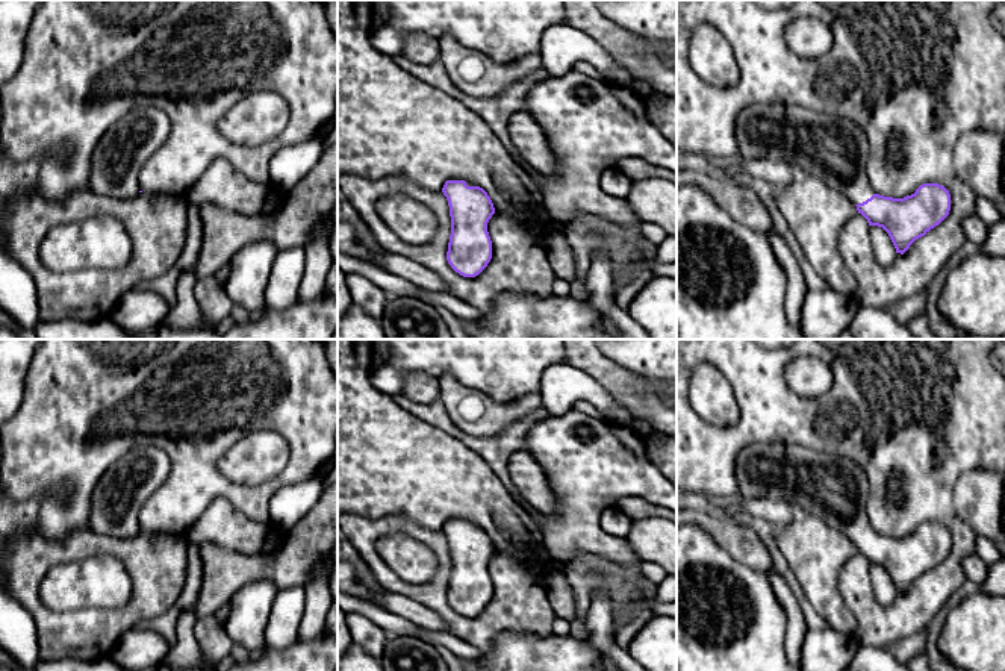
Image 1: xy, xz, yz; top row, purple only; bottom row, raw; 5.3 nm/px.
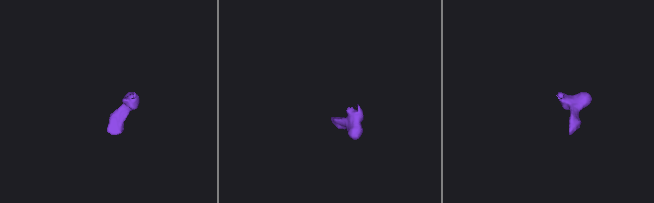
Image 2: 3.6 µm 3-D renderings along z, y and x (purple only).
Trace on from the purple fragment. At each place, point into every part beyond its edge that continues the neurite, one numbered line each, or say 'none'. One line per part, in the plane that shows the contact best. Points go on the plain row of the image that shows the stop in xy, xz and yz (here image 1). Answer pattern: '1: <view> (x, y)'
1: yz (830, 486)

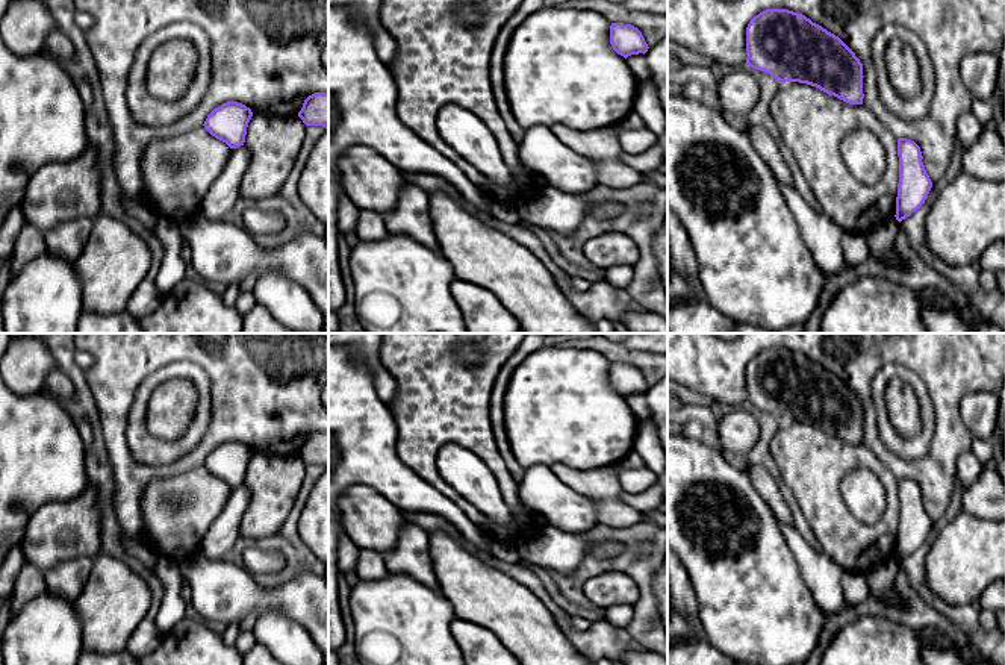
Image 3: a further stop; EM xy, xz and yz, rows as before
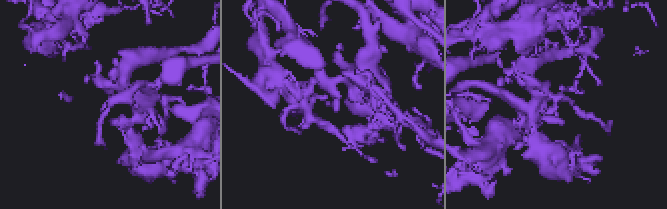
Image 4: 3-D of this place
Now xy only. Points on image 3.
none

